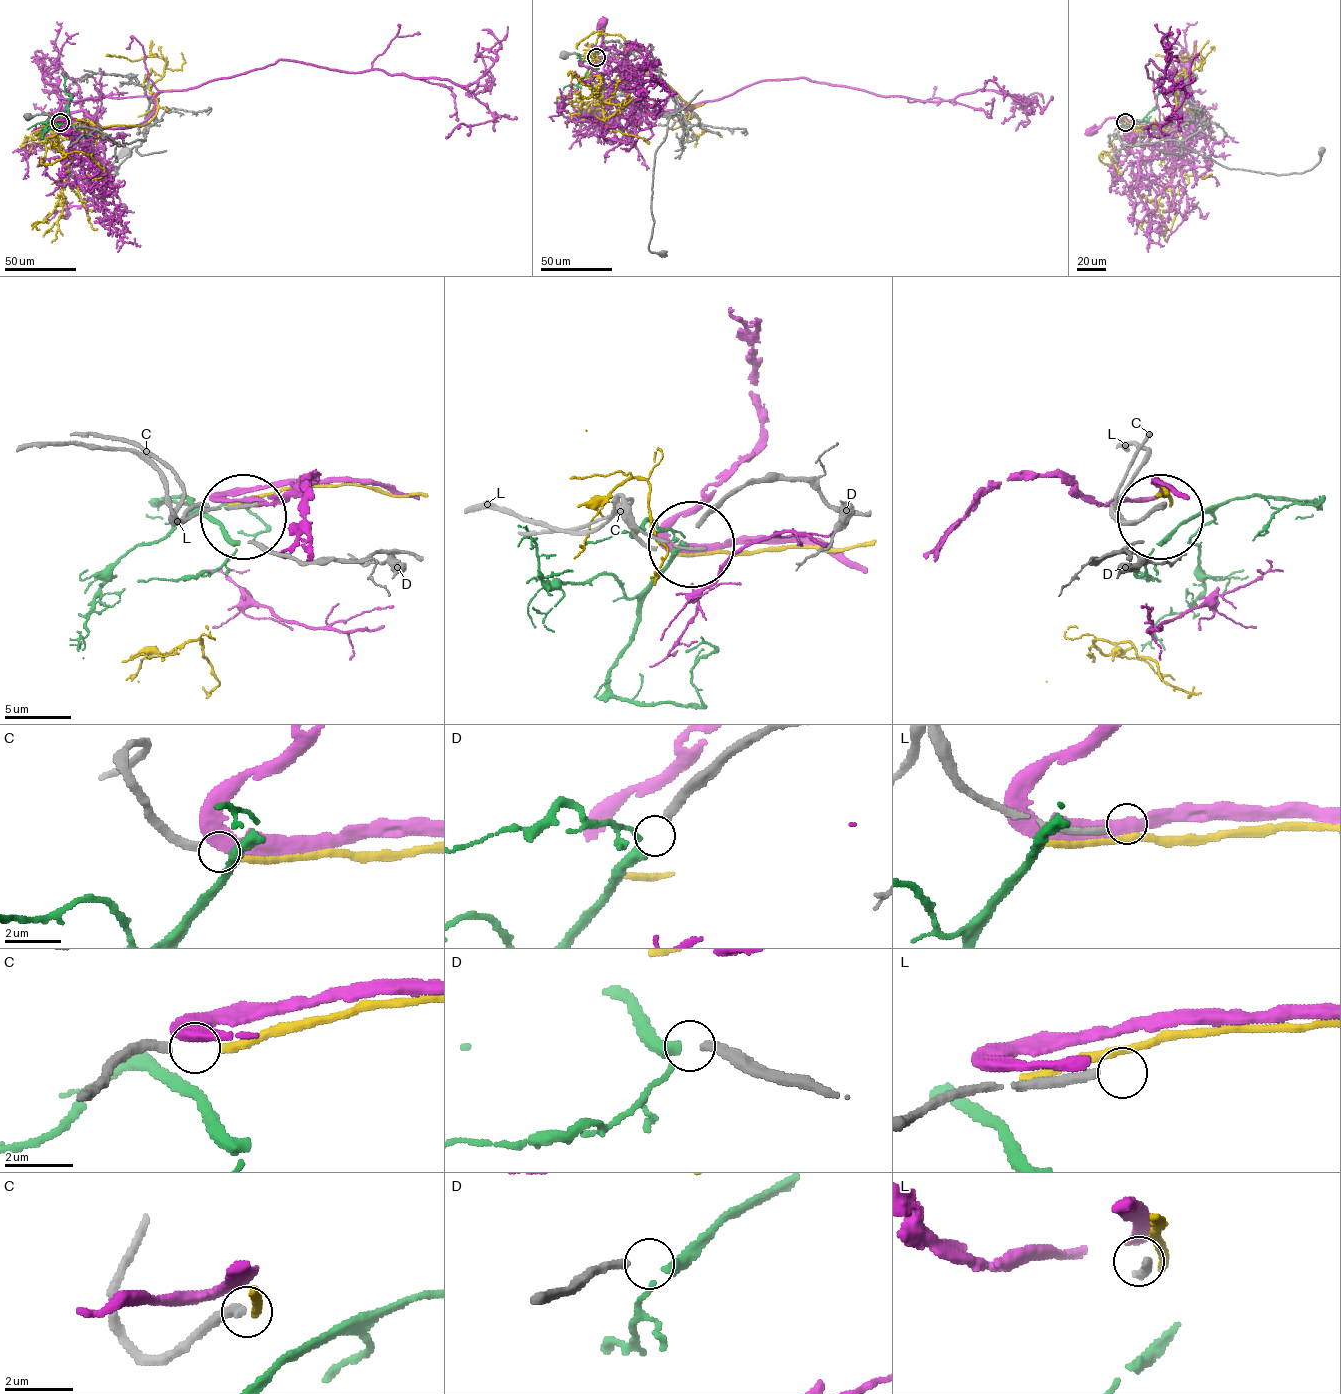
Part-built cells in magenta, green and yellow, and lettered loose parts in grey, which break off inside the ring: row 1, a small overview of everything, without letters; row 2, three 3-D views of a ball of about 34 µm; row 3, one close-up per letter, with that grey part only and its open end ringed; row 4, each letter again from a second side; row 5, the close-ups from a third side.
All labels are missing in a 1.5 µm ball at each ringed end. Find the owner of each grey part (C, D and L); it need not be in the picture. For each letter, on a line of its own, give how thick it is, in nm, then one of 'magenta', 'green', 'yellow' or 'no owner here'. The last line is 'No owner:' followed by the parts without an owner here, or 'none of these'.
C: 320 nm | yellow
D: 280 nm | green
L: 240 nm | no owner here
No owner: L

